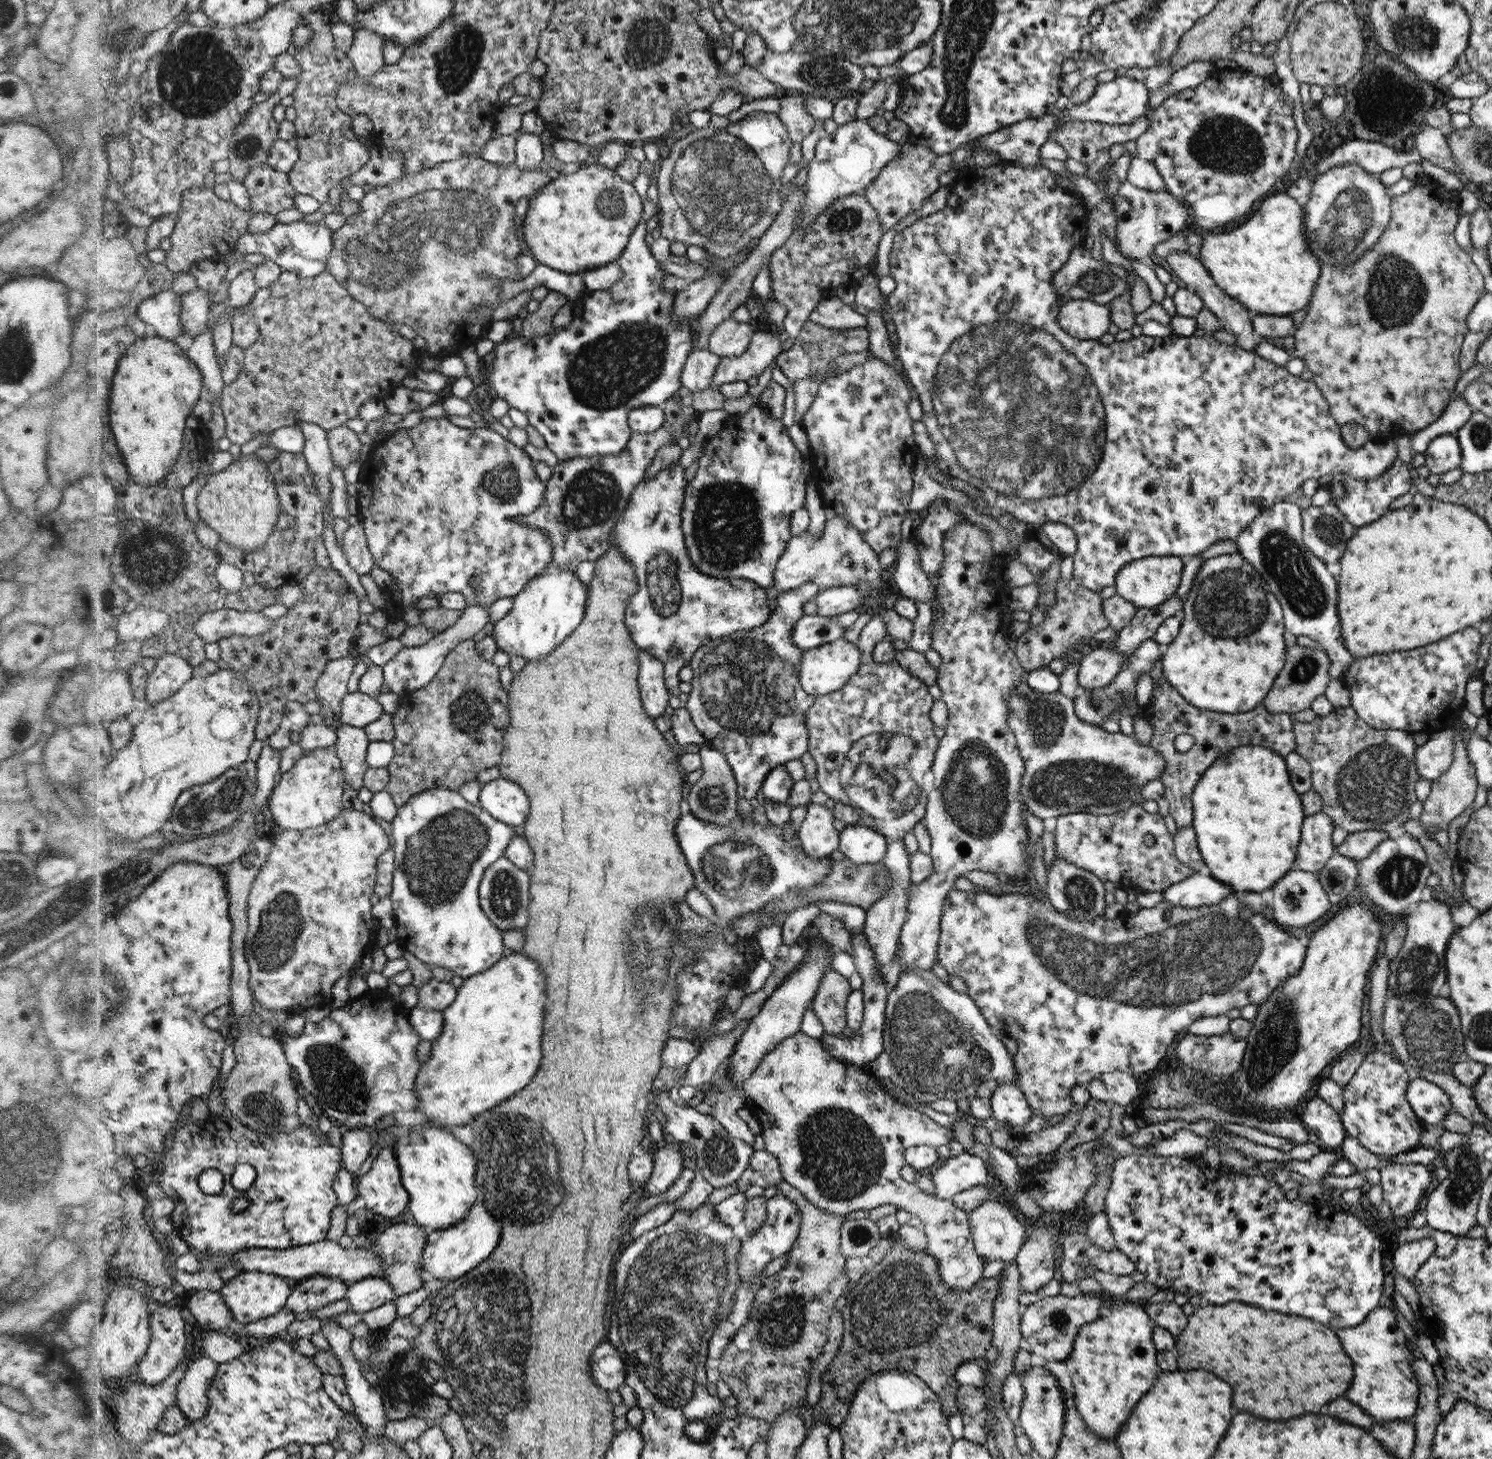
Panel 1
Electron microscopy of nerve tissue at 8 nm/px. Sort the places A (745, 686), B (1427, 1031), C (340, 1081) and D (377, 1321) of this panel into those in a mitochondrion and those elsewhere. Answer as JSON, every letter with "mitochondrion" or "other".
{"A":"mitochondrion","B":"mitochondrion","C":"mitochondrion","D":"other"}

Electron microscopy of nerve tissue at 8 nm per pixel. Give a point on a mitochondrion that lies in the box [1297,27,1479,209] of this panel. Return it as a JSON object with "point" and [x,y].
{"point":[1403,101]}

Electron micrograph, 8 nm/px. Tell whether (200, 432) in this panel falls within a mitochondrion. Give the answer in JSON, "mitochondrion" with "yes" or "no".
{"mitochondrion":"no"}

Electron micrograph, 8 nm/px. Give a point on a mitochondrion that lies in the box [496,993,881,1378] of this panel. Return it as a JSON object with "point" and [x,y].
{"point":[781,1324]}

